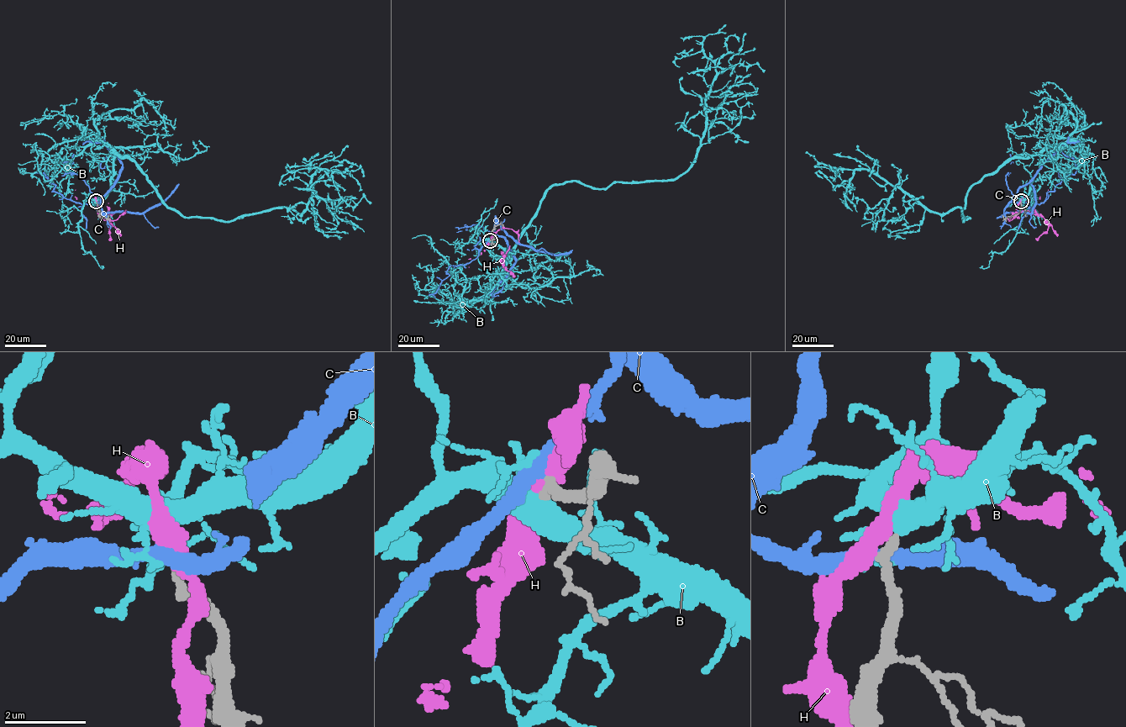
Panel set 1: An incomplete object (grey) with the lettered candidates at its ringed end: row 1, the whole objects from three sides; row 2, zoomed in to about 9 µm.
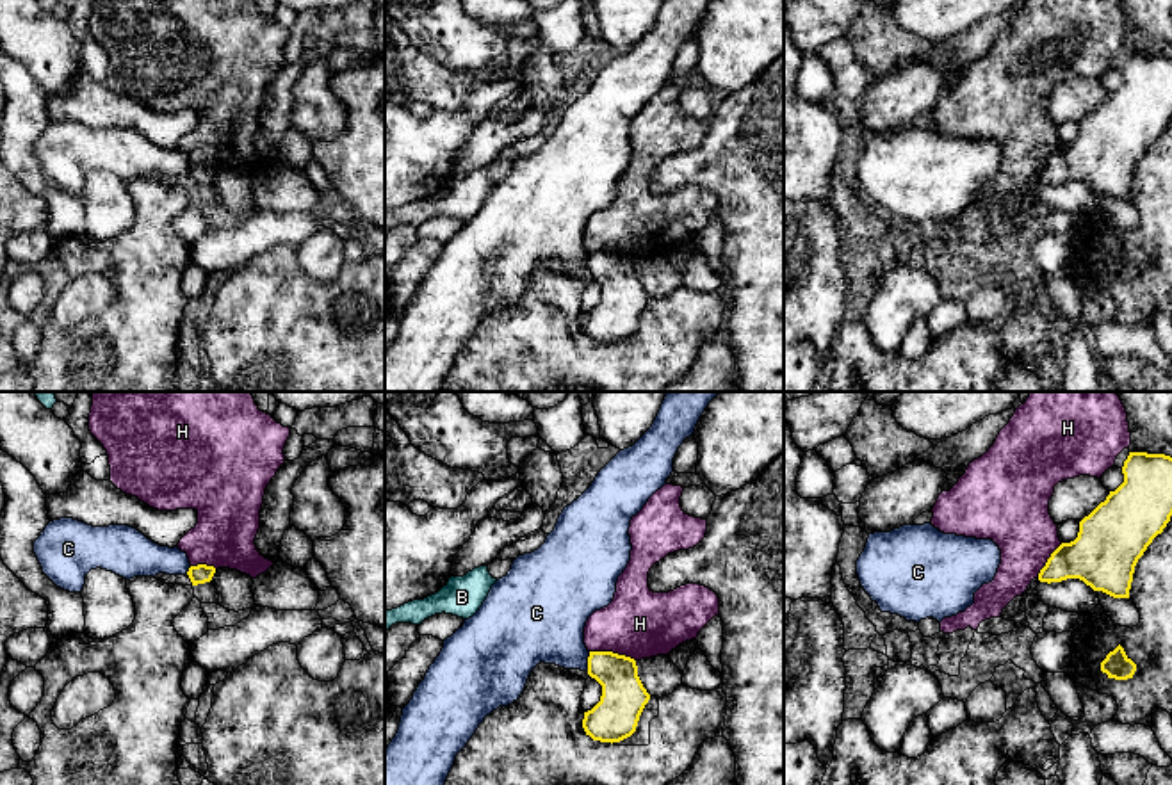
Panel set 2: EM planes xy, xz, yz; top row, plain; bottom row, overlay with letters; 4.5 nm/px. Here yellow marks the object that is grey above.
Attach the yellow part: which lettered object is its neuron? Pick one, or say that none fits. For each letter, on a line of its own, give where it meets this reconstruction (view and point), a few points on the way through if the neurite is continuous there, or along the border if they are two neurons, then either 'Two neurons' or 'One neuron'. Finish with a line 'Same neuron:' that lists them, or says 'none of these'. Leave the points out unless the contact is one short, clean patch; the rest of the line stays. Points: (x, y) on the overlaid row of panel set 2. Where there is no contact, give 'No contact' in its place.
B: No contact. One neuron
C: Touches yellow at xz (588, 661). Boundary: xz (590, 652), (586, 670). Two neurons
H: Touches yellow at xz (611, 652). Two neurons
Same neuron: B

